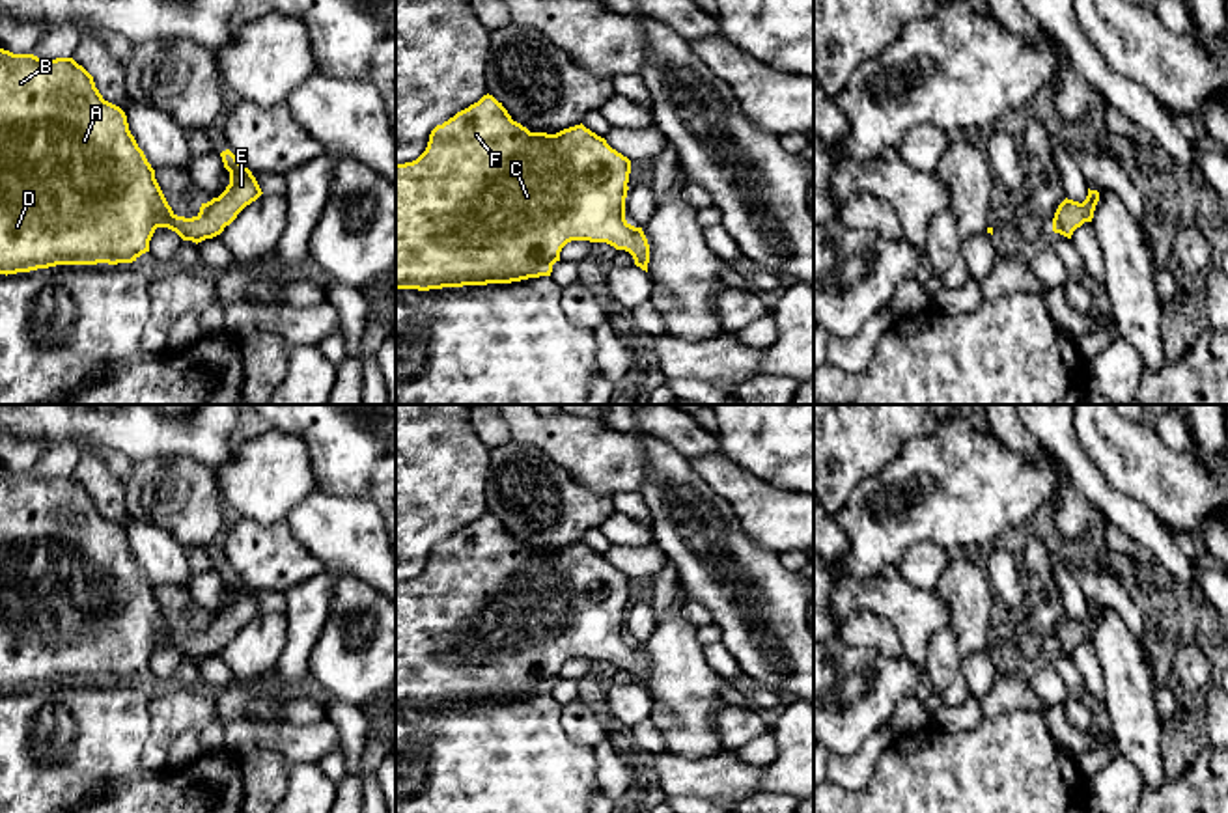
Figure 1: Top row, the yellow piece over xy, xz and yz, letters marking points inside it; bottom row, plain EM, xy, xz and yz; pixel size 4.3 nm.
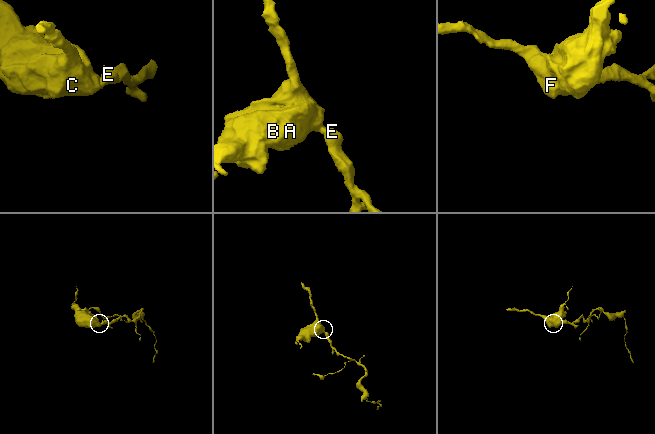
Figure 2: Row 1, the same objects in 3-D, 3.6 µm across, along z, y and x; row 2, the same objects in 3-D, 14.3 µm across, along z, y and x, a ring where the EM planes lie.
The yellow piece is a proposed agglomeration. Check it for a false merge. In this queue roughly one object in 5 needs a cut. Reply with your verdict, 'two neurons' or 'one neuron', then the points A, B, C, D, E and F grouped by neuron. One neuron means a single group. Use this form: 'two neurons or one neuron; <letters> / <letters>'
one neuron; A B C D E F

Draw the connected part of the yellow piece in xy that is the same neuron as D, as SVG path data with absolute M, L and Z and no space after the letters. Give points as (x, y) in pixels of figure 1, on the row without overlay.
M0 466L0 692L56 682L133 681L149 669L157 645L168 645L196 662L220 653L263 612L252 589L230 567L220 574L230 589L226 608L202 621L196 634L177 634L155 597L155 587L131 552L125 530L103 517L93 494L82 483L73 475L47 477Z

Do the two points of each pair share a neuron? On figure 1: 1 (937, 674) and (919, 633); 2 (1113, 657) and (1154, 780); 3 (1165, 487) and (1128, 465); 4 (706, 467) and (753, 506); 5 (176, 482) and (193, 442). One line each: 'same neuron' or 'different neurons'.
1: different neurons
2: same neuron
3: same neuron
4: same neuron
5: different neurons

